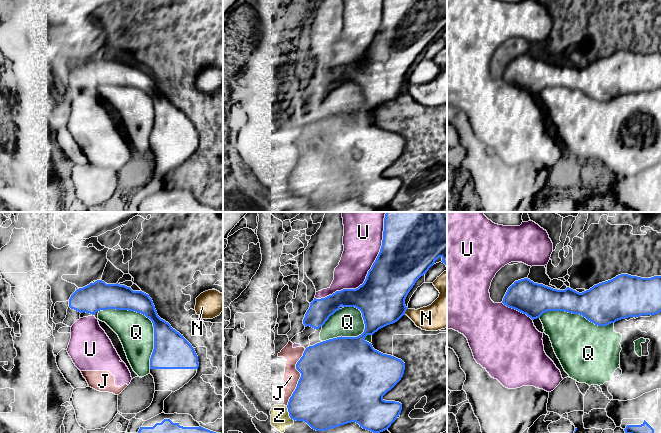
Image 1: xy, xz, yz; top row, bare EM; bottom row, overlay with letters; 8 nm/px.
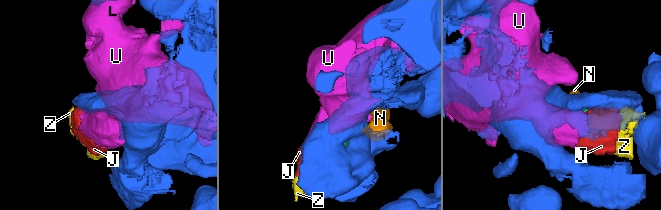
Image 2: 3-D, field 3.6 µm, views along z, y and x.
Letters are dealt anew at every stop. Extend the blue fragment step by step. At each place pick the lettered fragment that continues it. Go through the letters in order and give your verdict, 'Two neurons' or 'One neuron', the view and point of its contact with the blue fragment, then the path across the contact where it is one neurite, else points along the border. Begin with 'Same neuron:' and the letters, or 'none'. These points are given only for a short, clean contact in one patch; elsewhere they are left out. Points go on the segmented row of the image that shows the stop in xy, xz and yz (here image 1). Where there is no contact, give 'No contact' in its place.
Same neuron: none
J: Two neurons. Touches blue at xz (300, 378). Boundary: xz (305, 349), (296, 364), (300, 378), (286, 406)
N: Two neurons. Touches blue at xz (405, 311)
Q: Two neurons. Touches blue at xy (151, 320)
U: Two neurons. Touches blue at xz (368, 271)
Z: Two neurons. Touches blue at xz (289, 414). Boundary: xz (286, 407), (289, 416), (294, 420)

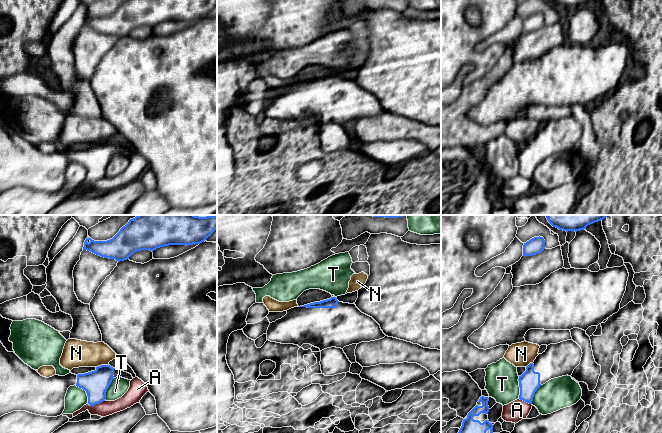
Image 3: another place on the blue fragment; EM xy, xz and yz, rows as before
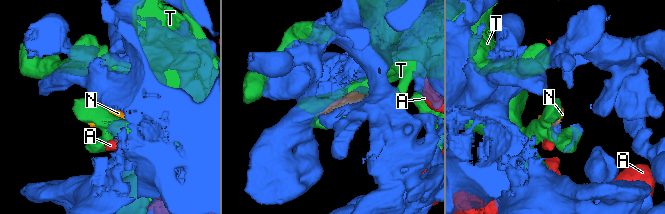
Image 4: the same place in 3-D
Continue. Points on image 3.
Same neuron: none
A: Two neurons. Touches blue at xy (96, 403)
N: Two neurons. Touches blue at xy (101, 365). Boundary: xy (107, 364), (101, 364), (96, 367)
T: Two neurons. Touches blue at yz (519, 386)

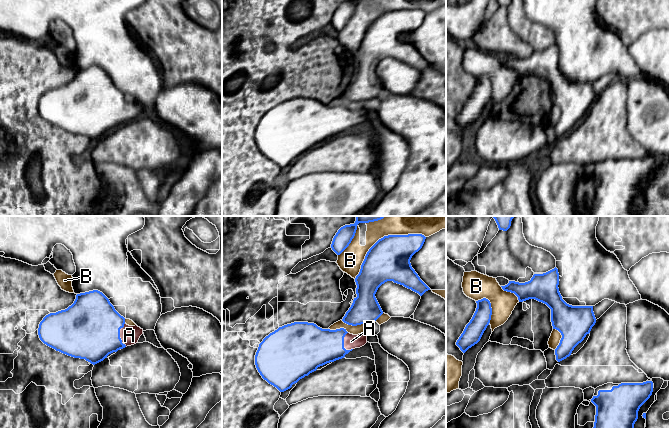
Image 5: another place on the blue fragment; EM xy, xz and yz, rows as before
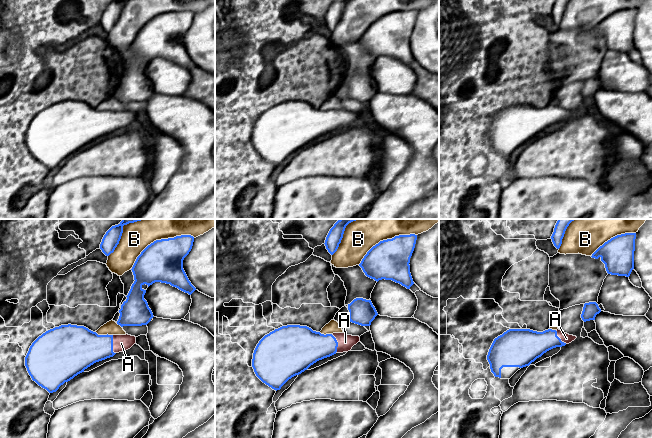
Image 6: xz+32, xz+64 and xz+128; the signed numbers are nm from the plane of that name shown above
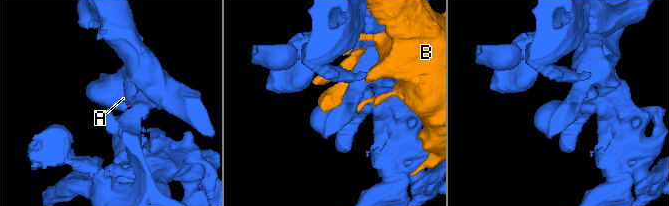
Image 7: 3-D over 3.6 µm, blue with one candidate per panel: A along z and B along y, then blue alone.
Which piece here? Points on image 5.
Same neuron: A
A: One neuron. Touches blue at xy (119, 335). Path across: xy (89, 329), (100, 329), (119, 335), (129, 335)
B: Two neurons. Touches blue at xz (383, 237)

